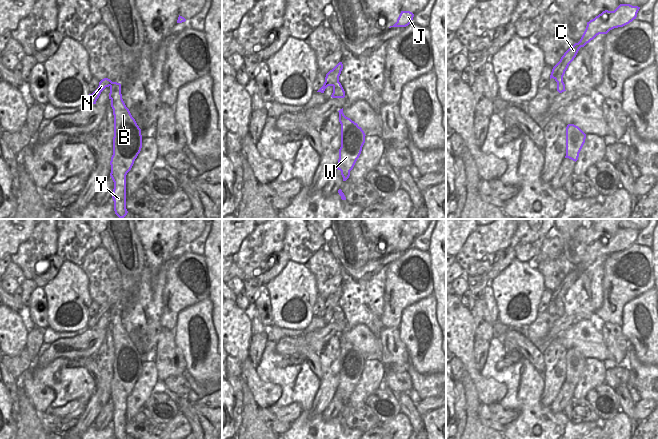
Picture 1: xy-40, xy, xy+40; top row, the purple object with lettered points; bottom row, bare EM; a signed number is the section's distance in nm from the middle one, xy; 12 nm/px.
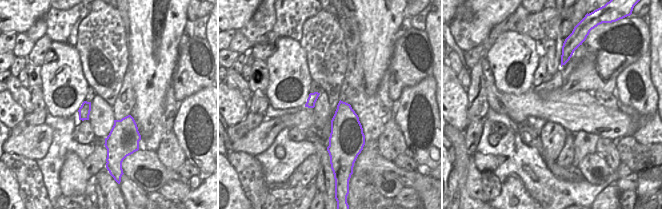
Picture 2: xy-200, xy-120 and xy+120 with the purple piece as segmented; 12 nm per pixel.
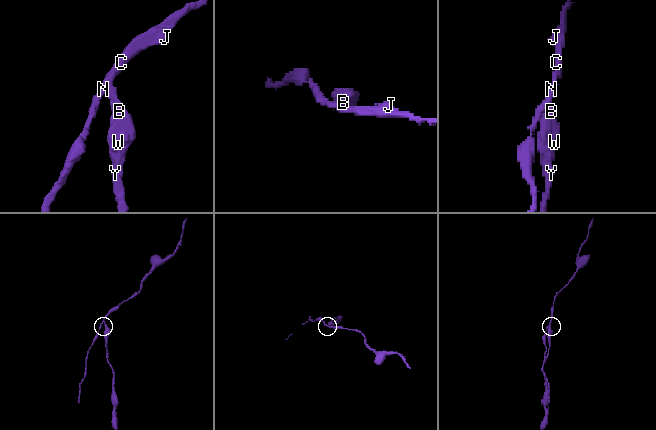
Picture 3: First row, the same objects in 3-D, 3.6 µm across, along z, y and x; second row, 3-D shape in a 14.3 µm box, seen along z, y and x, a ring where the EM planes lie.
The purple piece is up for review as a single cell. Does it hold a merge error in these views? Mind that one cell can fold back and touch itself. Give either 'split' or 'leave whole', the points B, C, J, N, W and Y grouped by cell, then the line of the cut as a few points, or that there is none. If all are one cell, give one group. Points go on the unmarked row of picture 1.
split | B W Y / C J N | xy (338, 303), (331, 309)

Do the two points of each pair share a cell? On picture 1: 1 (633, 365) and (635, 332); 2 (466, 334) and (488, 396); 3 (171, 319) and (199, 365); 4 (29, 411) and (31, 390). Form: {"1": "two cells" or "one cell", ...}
{"1": "two cells", "2": "one cell", "3": "two cells", "4": "two cells"}

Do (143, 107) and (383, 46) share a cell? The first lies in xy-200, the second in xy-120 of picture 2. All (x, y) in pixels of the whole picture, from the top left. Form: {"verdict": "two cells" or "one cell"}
{"verdict": "one cell"}

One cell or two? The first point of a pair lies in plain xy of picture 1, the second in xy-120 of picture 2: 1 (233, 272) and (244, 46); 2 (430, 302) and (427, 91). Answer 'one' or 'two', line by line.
1: one
2: one

